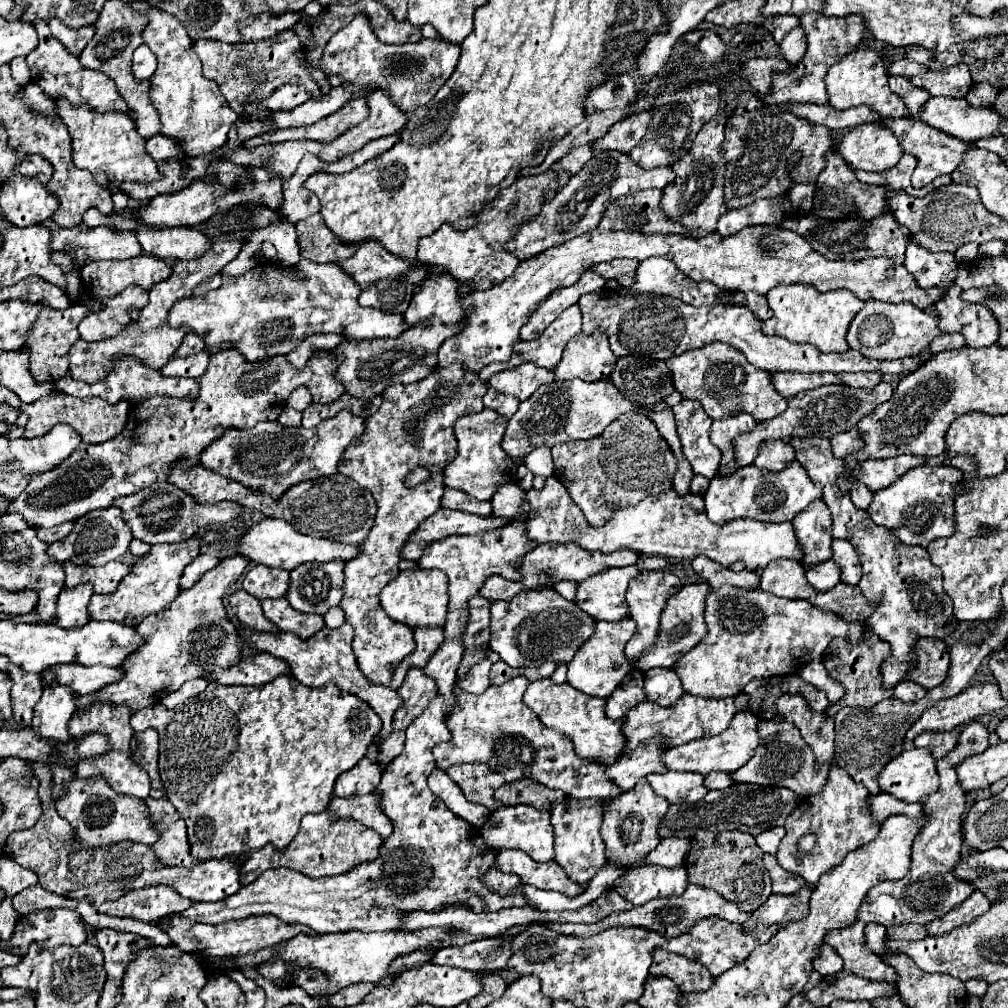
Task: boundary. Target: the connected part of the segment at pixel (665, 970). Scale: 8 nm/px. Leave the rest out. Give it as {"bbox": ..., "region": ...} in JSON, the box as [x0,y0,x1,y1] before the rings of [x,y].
{"bbox":[650,952,714,992],"region":[[[654,952],[650,976],[668,976],[682,992],[704,992],[714,984],[714,976],[702,964],[672,952]]]}

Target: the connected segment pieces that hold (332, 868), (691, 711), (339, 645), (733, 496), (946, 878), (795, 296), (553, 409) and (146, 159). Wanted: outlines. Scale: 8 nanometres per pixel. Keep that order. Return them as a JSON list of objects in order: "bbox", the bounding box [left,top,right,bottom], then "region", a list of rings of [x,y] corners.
[{"bbox":[242,812,382,880],"region":[[[328,812],[306,814],[302,818],[302,828],[298,836],[290,842],[286,850],[276,850],[272,848],[272,844],[266,844],[246,858],[246,862],[242,864],[242,880],[256,880],[264,870],[280,866],[302,872],[308,878],[346,874],[362,860],[374,860],[378,856],[380,844],[382,838],[372,828],[354,824],[354,820],[334,820]]]},{"bbox":[622,694,734,752],"region":[[[686,694],[670,708],[662,708],[658,704],[650,704],[648,700],[636,704],[624,714],[622,722],[622,736],[626,740],[624,752],[630,752],[638,748],[638,744],[650,740],[650,738],[662,738],[666,748],[676,748],[682,744],[688,744],[698,738],[706,736],[718,736],[722,734],[730,720],[734,718],[734,698],[724,698],[724,700],[714,700],[714,698],[700,698]]]},{"bbox":[244,624,402,746],"region":[[[344,624],[336,630],[332,628],[322,628],[320,632],[316,632],[310,640],[302,640],[298,636],[294,636],[292,632],[278,632],[278,634],[262,634],[262,632],[252,632],[252,630],[244,630],[244,640],[250,646],[256,646],[262,652],[268,652],[276,658],[282,658],[290,664],[292,674],[298,682],[310,686],[310,688],[324,688],[326,684],[336,684],[340,690],[354,694],[358,698],[362,698],[382,720],[382,730],[378,732],[374,744],[378,746],[382,740],[386,740],[392,732],[392,716],[394,712],[400,708],[402,698],[398,696],[398,692],[394,692],[388,686],[382,686],[378,682],[368,680],[356,662],[356,656],[352,652],[352,636],[354,632],[350,630],[350,624]]]},{"bbox":[704,462,822,524],"region":[[[794,462],[782,472],[766,472],[750,464],[738,470],[738,474],[728,476],[726,480],[714,476],[704,494],[704,500],[706,514],[716,524],[724,524],[736,518],[750,518],[762,522],[790,522],[798,512],[802,512],[812,500],[820,496],[822,488],[818,488],[818,484],[810,480],[806,470],[798,462]]]},{"bbox":[858,722,988,928],"region":[[[980,722],[968,724],[960,732],[958,746],[944,758],[938,760],[938,776],[940,776],[940,788],[930,794],[924,800],[924,816],[926,824],[918,832],[914,846],[912,846],[912,866],[906,878],[900,880],[886,880],[876,884],[862,902],[862,908],[858,910],[858,920],[870,924],[882,924],[886,928],[900,926],[900,924],[926,924],[934,918],[944,916],[950,908],[966,900],[974,888],[970,884],[962,884],[962,880],[954,880],[950,876],[950,870],[958,862],[960,846],[962,846],[962,812],[964,812],[964,792],[958,788],[958,778],[954,776],[954,764],[958,760],[964,760],[966,756],[972,756],[976,752],[984,752],[988,748],[988,730]]]},{"bbox":[764,284,862,352],"region":[[[790,284],[776,286],[766,294],[768,306],[772,308],[772,318],[764,322],[766,332],[782,336],[796,344],[812,344],[820,352],[846,352],[846,328],[856,312],[862,308],[862,300],[858,300],[850,290],[830,290],[818,292],[810,284]]]},{"bbox":[500,380,640,488],"region":[[[572,380],[572,384],[552,382],[544,388],[538,388],[538,392],[530,396],[530,400],[520,402],[518,412],[508,422],[500,446],[514,462],[518,462],[518,478],[520,480],[526,478],[526,486],[522,488],[530,488],[532,472],[522,464],[526,454],[542,446],[554,446],[558,442],[586,440],[590,436],[598,436],[612,420],[630,410],[640,410],[640,408],[630,404],[620,392],[616,392],[610,380],[598,380],[598,382]]]},{"bbox":[56,100,162,192],"region":[[[58,100],[56,106],[58,116],[72,136],[74,164],[86,168],[102,188],[122,192],[122,184],[126,182],[154,182],[162,178],[156,162],[146,154],[146,140],[136,132],[136,124],[128,116],[118,114],[118,120],[114,120],[114,112],[96,114],[88,108],[70,108],[70,104],[62,104],[62,100]]]}]

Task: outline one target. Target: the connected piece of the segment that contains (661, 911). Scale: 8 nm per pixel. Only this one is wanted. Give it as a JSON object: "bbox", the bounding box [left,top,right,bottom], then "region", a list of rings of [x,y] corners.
{"bbox":[550,884,750,938],"region":[[[688,884],[684,894],[680,894],[680,896],[656,898],[656,900],[650,900],[642,906],[634,906],[628,912],[614,912],[614,914],[606,916],[606,920],[600,920],[596,924],[550,924],[550,926],[556,932],[578,934],[578,936],[592,936],[592,934],[602,932],[602,930],[612,928],[612,926],[642,926],[642,928],[650,928],[654,932],[662,932],[662,936],[670,938],[670,936],[680,936],[682,932],[686,932],[686,928],[690,928],[690,924],[694,924],[694,920],[700,920],[700,918],[706,918],[706,916],[720,916],[720,918],[730,920],[730,922],[746,922],[750,918],[750,912],[740,910],[736,904],[722,898],[714,890],[706,890],[702,886]]]}

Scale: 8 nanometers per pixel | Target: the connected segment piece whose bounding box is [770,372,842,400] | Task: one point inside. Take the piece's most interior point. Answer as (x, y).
(788, 384)

